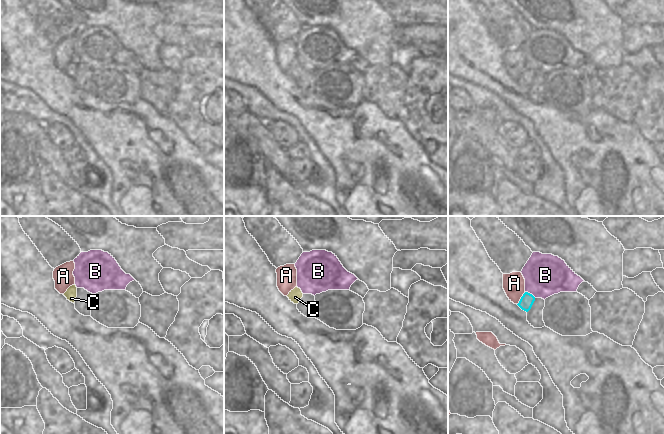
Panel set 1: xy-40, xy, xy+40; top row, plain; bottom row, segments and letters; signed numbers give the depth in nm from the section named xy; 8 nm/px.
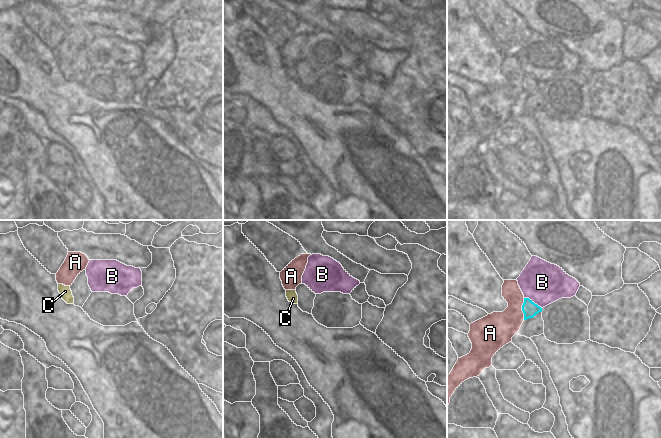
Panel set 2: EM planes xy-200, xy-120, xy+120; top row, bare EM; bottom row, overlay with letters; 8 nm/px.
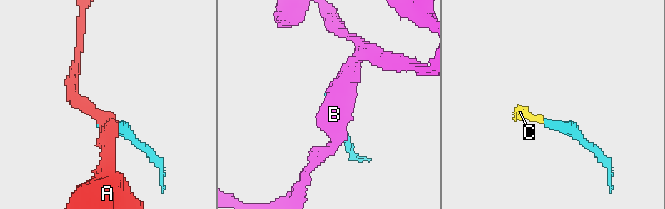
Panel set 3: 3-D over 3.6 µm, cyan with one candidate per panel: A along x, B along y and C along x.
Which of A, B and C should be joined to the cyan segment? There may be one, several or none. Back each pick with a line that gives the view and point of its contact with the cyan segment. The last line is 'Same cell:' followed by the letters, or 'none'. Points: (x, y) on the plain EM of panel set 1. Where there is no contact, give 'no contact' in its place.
C: no contact
Same cell: C

